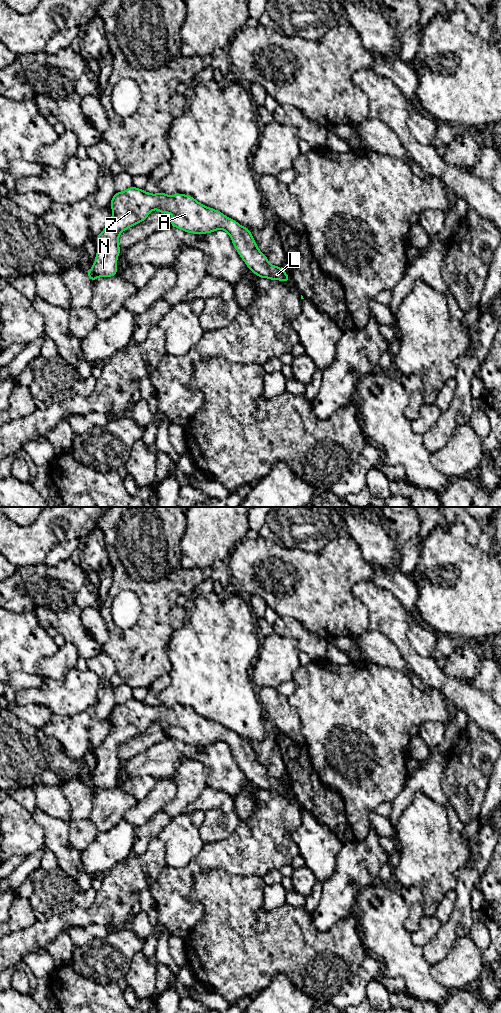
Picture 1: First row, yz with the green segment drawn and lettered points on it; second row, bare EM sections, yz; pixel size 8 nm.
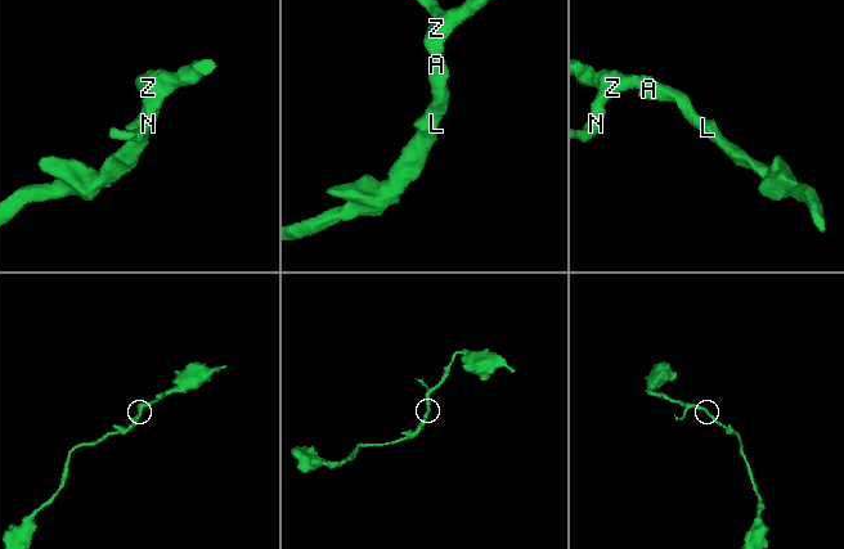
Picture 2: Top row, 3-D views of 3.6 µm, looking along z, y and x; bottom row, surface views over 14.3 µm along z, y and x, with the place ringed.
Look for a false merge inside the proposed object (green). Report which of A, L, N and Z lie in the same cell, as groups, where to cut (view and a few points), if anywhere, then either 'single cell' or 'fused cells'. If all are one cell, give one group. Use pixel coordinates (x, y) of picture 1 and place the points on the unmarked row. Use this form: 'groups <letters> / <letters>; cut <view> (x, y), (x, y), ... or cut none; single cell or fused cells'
groups A L N Z; cut none; single cell

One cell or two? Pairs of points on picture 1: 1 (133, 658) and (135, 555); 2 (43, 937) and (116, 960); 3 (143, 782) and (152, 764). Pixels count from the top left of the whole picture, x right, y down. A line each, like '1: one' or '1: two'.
1: one
2: two
3: two

